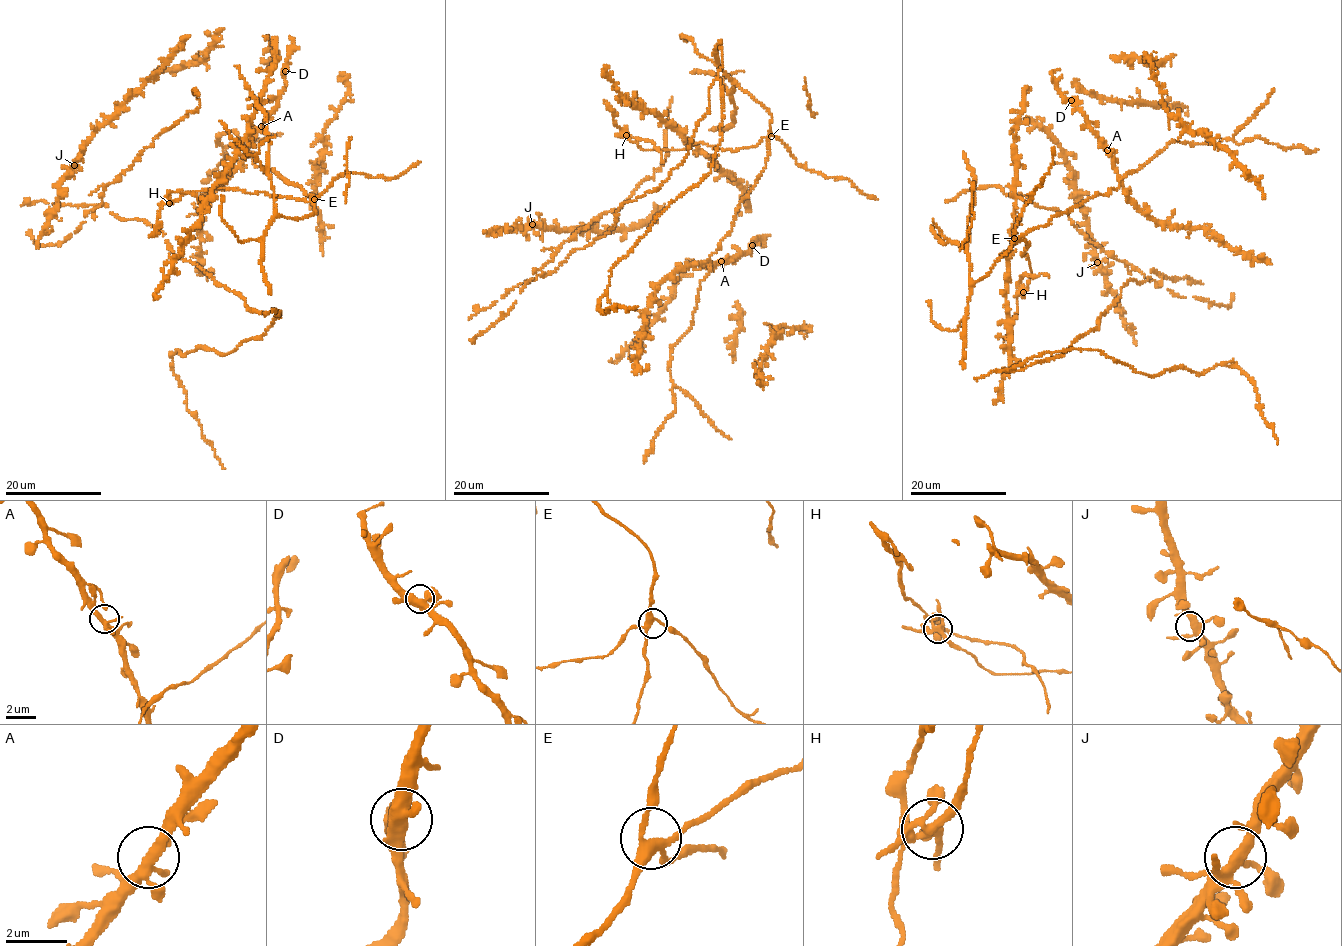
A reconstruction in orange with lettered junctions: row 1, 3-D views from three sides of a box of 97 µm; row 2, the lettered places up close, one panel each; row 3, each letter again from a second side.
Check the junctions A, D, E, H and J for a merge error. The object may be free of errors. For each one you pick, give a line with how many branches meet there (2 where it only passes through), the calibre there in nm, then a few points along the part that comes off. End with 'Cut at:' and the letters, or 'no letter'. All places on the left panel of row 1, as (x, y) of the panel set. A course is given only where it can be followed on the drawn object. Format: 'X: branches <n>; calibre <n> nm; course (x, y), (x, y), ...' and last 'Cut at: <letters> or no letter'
H: branches 7; calibre 280 nm; course (168, 202), (165, 200), (169, 194), (190, 193), (205, 204), (207, 211)
Cut at: H

